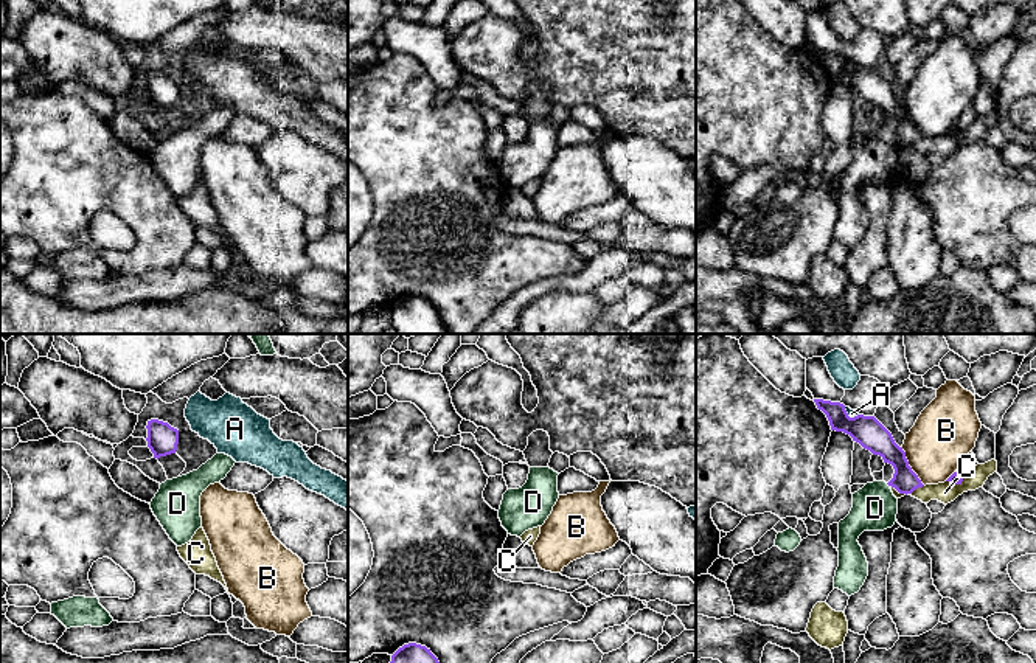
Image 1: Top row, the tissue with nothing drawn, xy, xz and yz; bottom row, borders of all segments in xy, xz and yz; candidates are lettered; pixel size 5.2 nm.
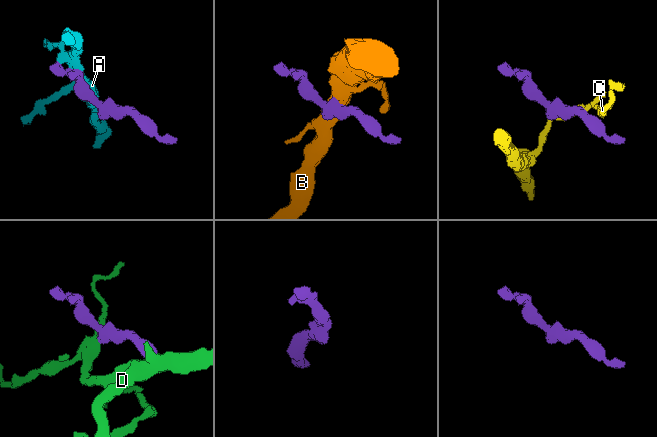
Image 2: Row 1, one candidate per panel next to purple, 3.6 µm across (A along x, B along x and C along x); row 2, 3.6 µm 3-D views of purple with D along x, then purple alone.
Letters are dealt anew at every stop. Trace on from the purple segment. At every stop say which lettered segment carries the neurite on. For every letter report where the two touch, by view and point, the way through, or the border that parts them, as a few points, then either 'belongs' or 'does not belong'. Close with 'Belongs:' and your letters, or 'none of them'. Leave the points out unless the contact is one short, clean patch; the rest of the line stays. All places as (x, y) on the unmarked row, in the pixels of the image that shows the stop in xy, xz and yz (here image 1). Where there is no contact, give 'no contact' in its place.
A: yz (848, 69) | does not belong
B: yz (909, 118) | along yz (901, 100), (907, 117), (924, 137) | does not belong
C: yz (907, 145) | does not belong
D: no contact | does not belong
Belongs: none of them

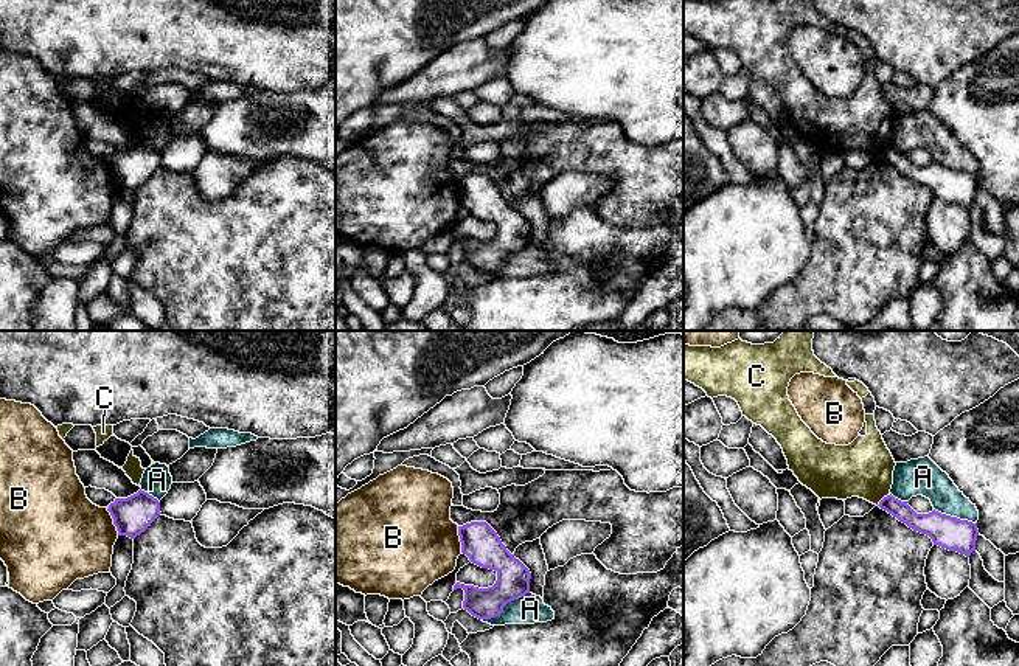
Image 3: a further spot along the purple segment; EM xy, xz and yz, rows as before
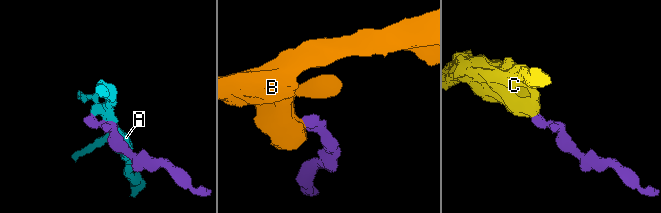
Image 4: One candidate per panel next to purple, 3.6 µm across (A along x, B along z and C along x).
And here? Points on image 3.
A: xz (504, 258) | does not belong
B: xy (114, 174) | does not belong
C: yz (883, 151) | along yz (890, 146), (876, 157) | does not belong
Belongs: none of them

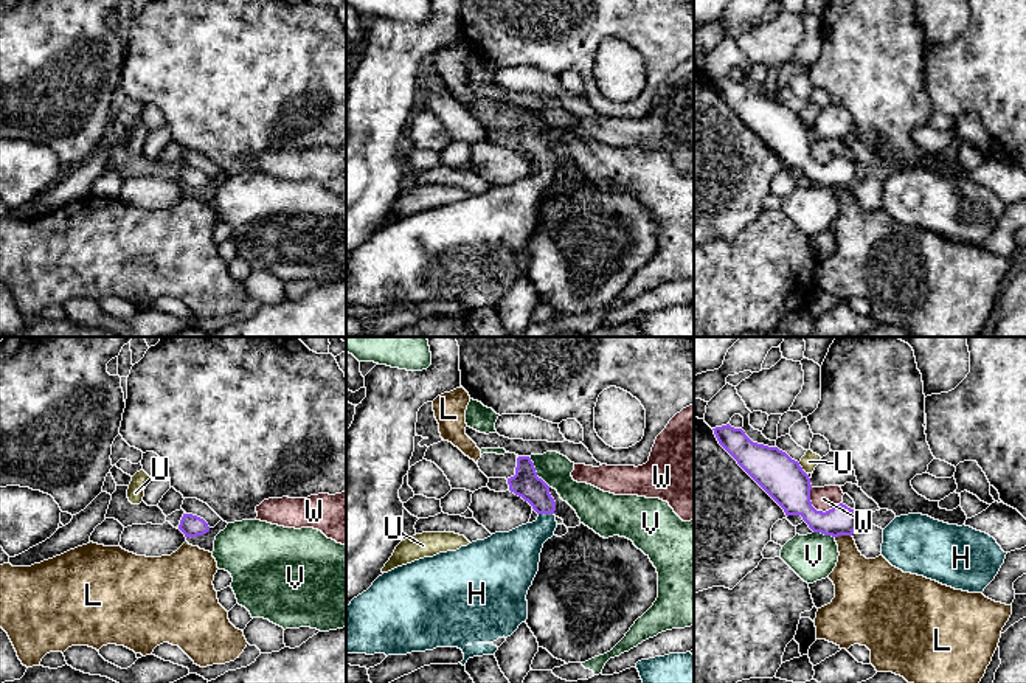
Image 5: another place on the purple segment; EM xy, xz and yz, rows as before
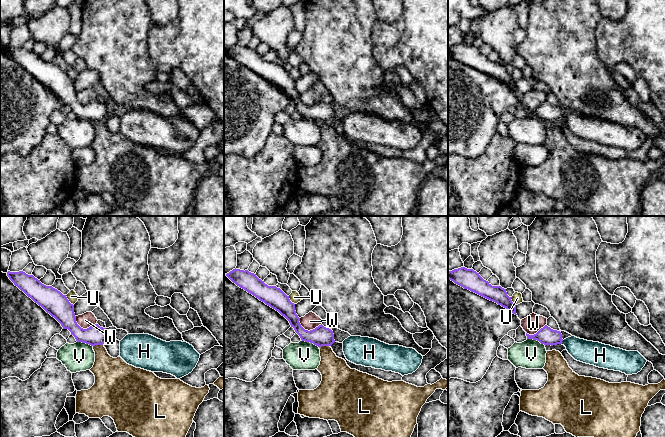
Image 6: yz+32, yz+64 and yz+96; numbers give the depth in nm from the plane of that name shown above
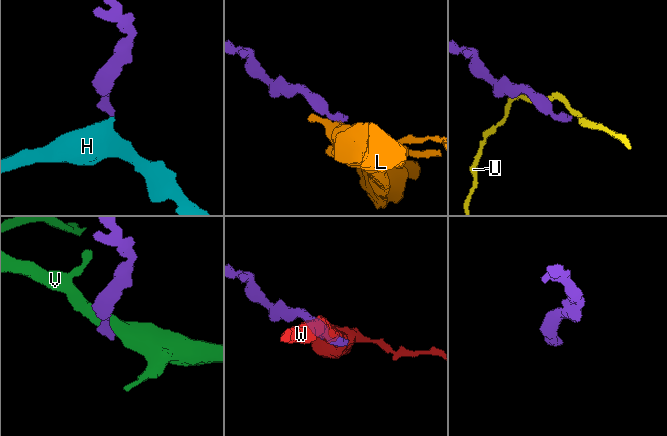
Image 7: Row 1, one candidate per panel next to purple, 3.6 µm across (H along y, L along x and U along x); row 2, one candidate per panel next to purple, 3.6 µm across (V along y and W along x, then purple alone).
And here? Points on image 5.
H: xz (547, 165) | across xz (525, 135), (540, 151), (547, 165), (545, 176), (519, 204) | belongs
L: yz (843, 187) | along yz (851, 187), (838, 187), (835, 190) | does not belong
U: yz (801, 121) | along yz (798, 115), (806, 126) | does not belong
V: xz (536, 124) | along xz (528, 109), (536, 126), (550, 138) | does not belong
W: yz (820, 163) | along yz (809, 142), (809, 151), (817, 162), (828, 163), (842, 154) | does not belong
Belongs: H

